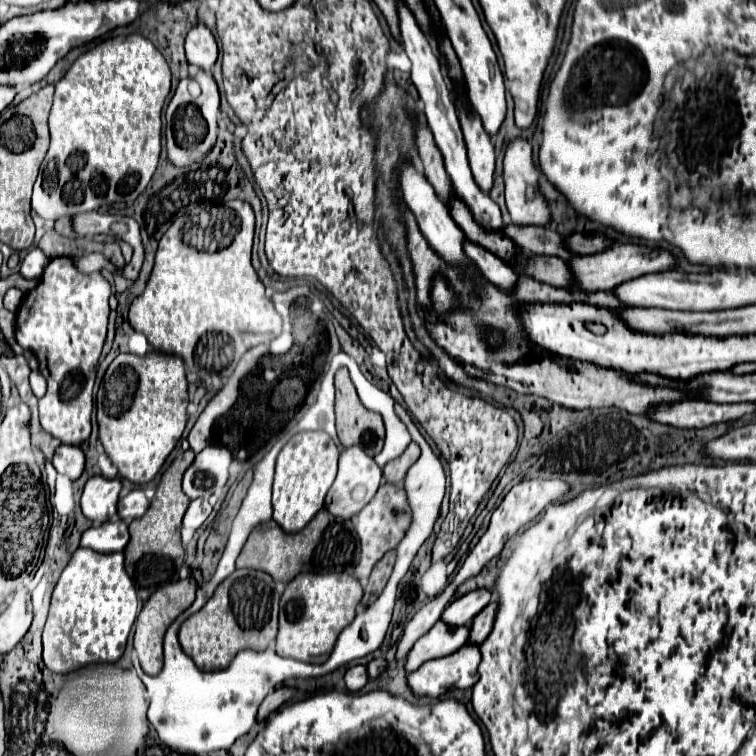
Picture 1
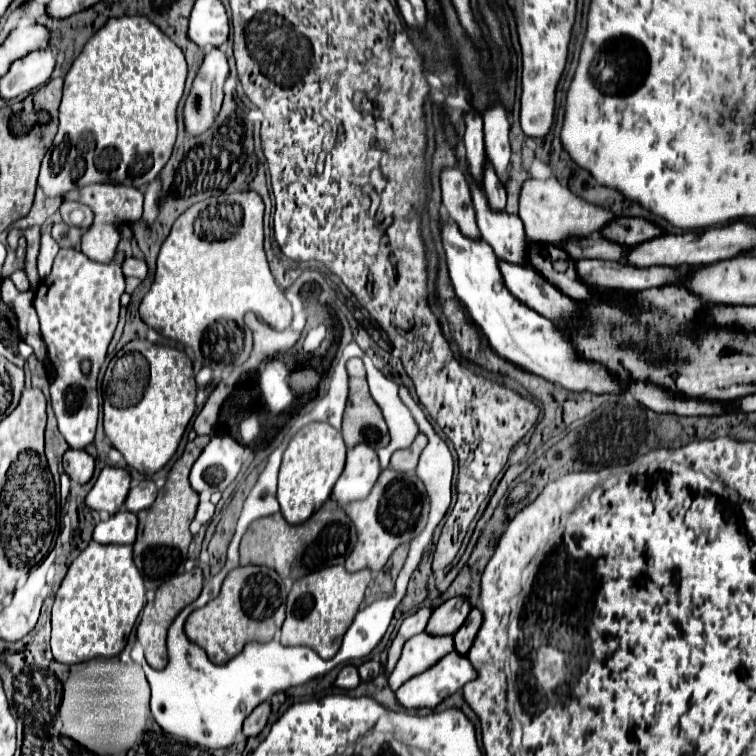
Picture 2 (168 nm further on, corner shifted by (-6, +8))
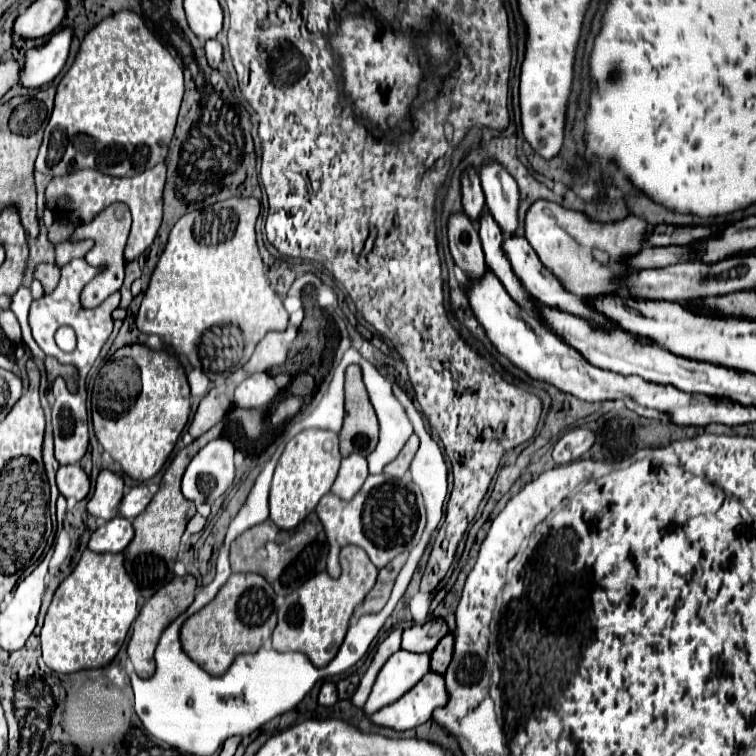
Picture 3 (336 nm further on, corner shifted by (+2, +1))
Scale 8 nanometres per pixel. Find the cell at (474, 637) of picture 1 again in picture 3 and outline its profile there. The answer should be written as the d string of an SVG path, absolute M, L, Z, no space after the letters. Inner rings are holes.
M448 633L448 635L436 645L436 649L430 653L430 659L432 659L430 671L444 675L444 671L446 671L450 659L452 659L452 647L454 647L454 637Z

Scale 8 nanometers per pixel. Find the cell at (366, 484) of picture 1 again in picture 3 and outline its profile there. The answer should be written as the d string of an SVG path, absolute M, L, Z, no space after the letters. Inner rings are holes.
M352 453L350 457L342 459L340 465L340 473L332 485L332 493L338 495L340 499L352 499L356 495L356 491L360 491L360 487L364 485L364 479L368 477L368 465L366 459Z

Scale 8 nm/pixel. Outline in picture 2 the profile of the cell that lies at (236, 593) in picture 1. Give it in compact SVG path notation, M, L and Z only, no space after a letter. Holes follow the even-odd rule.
M238 566L222 584L220 594L204 608L194 610L186 620L186 636L204 648L214 664L234 658L248 642L270 642L284 622L286 588L276 570L266 566Z

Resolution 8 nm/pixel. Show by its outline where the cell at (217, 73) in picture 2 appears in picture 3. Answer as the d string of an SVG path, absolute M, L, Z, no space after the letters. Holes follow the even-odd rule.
M216 39L206 41L206 55L208 55L208 63L212 67L218 67L218 63L222 61L222 45Z

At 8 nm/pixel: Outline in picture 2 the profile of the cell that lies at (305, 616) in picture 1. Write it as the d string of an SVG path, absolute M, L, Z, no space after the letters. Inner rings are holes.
M344 565L330 566L302 576L294 582L288 602L286 620L282 624L282 644L284 646L308 646L320 658L334 658L340 650L342 636L352 624L370 582L370 572L360 570L350 574Z

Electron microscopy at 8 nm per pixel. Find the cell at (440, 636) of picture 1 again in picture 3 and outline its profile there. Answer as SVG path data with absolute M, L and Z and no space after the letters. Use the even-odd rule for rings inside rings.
M396 651L382 667L382 671L368 695L368 701L364 703L364 713L372 715L378 709L398 701L428 671L430 671L430 655L428 653Z

